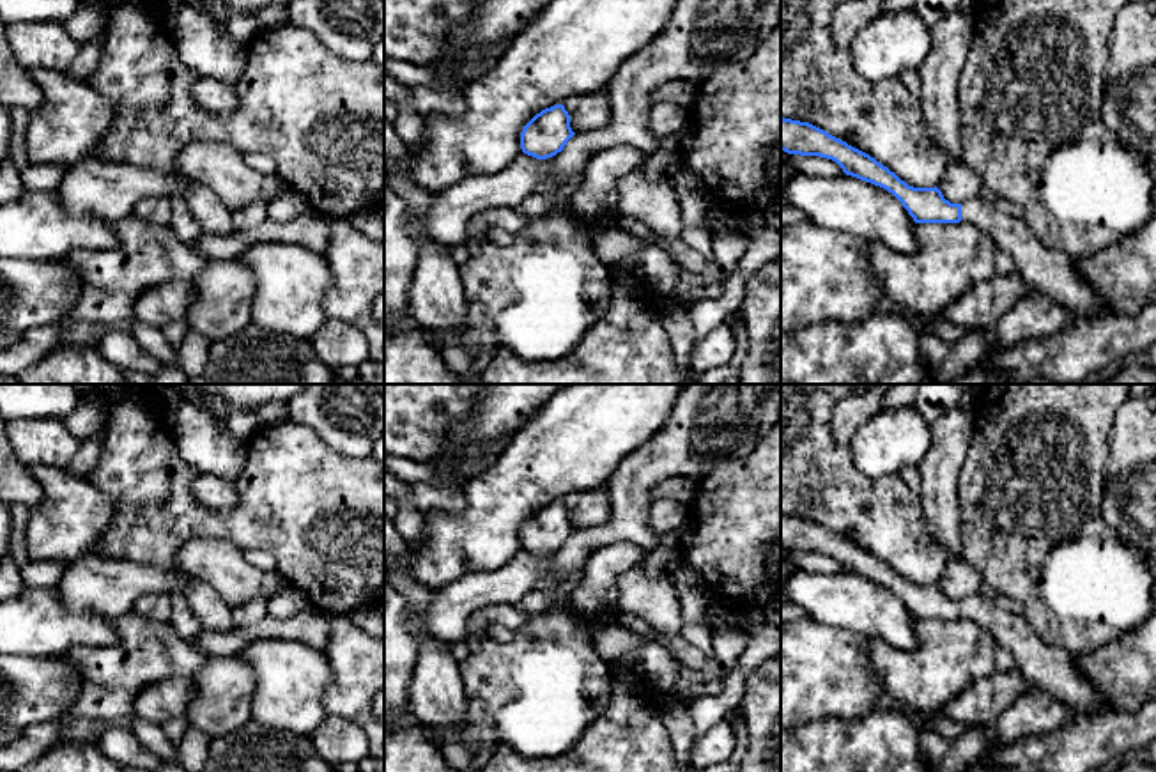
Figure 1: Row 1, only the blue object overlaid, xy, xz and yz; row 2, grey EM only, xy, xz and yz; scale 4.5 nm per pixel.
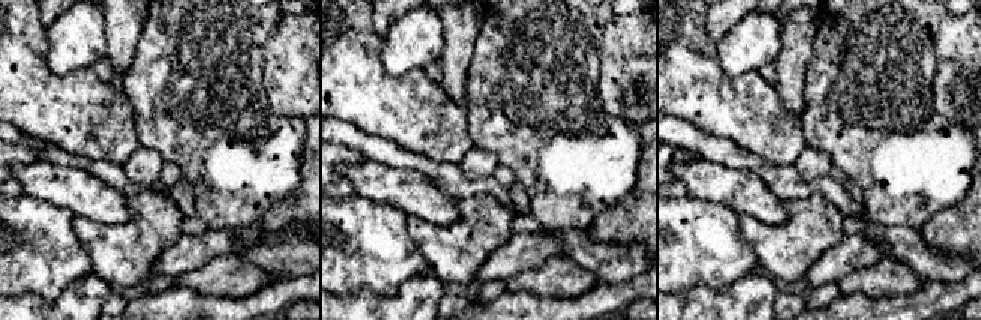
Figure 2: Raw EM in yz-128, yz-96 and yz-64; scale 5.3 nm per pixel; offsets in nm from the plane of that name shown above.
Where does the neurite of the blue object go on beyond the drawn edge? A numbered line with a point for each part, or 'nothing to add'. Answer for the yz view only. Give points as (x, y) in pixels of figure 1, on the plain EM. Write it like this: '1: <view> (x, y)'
1: yz (1050, 668)

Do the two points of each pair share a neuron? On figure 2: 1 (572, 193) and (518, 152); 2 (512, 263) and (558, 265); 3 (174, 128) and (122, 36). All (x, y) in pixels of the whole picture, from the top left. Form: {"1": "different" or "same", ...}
{"1": "same", "2": "different", "3": "different"}

